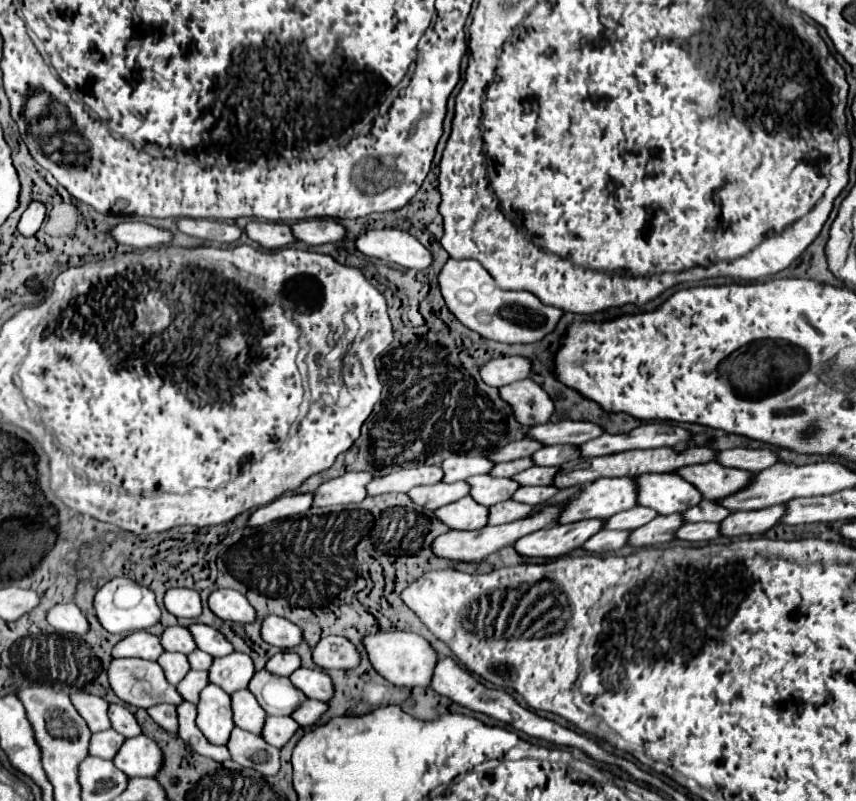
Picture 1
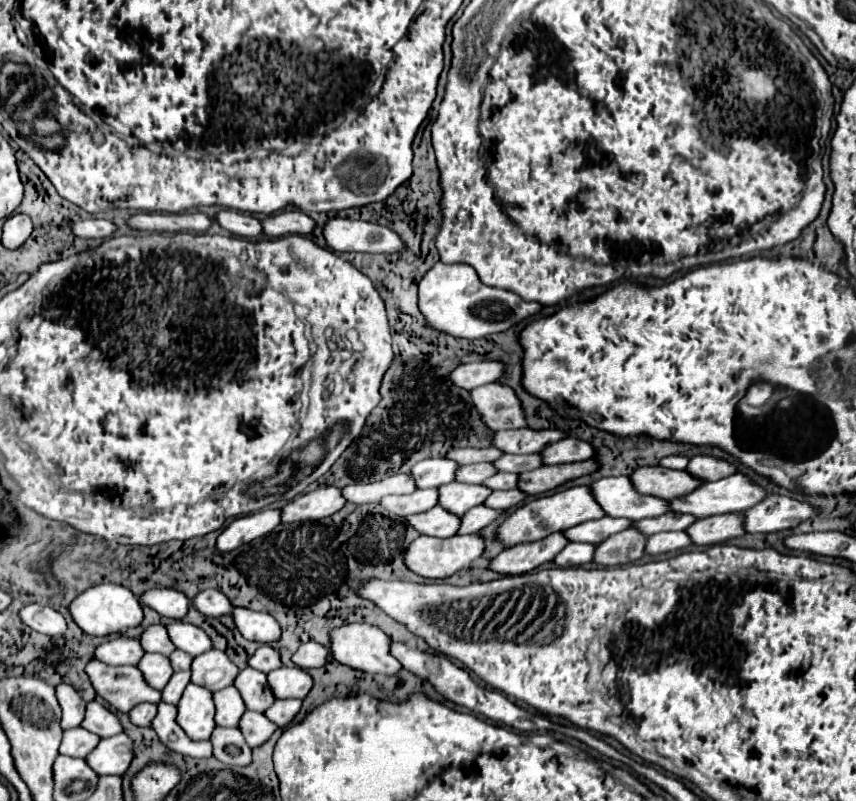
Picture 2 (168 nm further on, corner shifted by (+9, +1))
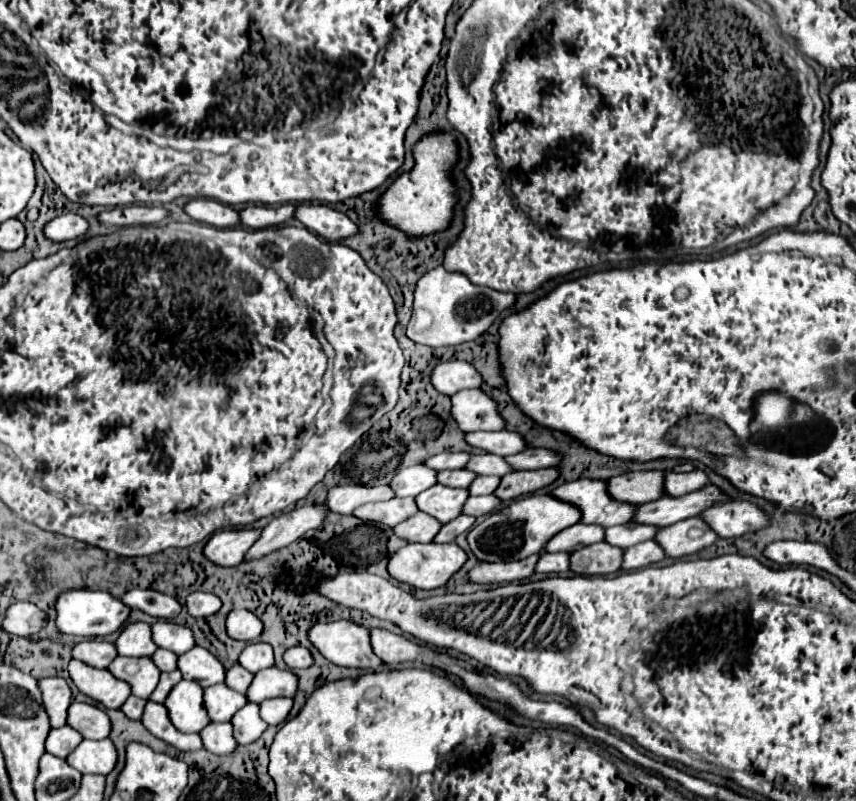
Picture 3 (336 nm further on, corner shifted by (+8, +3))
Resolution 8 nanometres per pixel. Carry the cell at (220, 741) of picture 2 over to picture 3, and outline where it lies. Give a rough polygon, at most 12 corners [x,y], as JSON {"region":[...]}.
{"region":[[211,722],[201,732],[203,746],[229,756],[237,750],[231,722]]}

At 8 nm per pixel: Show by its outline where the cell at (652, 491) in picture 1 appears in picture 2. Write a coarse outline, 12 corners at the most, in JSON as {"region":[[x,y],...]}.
{"region":[[628,476],[600,478],[590,492],[606,516],[642,520],[666,502],[634,492]]}

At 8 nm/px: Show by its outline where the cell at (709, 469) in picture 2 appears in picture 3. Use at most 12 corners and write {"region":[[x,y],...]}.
{"region":[[701,468],[665,474],[665,492],[683,496],[707,484]]}

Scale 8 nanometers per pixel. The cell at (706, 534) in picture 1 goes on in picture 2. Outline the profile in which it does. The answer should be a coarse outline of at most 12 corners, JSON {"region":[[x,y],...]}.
{"region":[[660,532],[646,540],[646,556],[690,546],[686,532]]}

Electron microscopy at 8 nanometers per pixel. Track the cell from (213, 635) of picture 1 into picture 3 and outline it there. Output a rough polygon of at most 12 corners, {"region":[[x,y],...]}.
{"region":[[169,620],[153,624],[159,648],[185,654],[195,646],[191,628]]}

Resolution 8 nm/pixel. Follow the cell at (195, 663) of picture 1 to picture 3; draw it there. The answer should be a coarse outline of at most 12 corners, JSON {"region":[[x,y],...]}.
{"region":[[159,648],[153,662],[161,672],[177,670],[177,654]]}

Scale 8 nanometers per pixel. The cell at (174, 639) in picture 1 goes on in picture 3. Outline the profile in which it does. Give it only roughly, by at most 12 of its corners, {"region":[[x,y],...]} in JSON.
{"region":[[127,624],[115,642],[121,656],[157,650],[151,624]]}

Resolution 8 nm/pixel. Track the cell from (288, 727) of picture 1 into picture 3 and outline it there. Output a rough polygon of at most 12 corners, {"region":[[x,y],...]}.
{"region":[[259,704],[243,706],[233,716],[239,744],[251,744],[267,730]]}

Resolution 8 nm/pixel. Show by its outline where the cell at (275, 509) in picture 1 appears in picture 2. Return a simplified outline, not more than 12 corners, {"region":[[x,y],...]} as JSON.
{"region":[[262,510],[230,522],[216,540],[218,552],[270,534],[280,510]]}

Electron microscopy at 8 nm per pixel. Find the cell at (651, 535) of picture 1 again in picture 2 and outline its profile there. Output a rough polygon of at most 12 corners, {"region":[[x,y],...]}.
{"region":[[628,528],[598,544],[600,566],[642,558],[646,538]]}

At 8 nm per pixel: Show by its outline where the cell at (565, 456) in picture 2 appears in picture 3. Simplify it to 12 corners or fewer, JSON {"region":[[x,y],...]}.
{"region":[[527,448],[507,462],[515,470],[559,466],[551,448]]}

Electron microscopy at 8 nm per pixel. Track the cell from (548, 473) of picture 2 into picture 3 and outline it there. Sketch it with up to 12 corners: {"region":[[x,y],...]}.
{"region":[[559,468],[511,472],[495,494],[515,500],[559,478]]}

